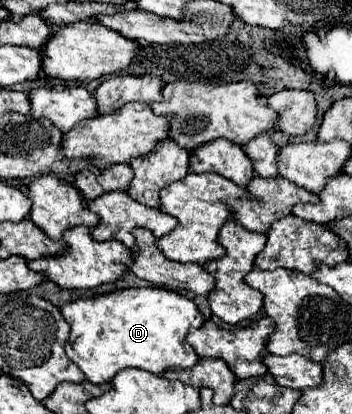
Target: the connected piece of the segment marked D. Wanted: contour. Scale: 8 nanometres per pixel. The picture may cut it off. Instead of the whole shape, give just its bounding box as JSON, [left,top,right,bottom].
[60,288,204,382]

